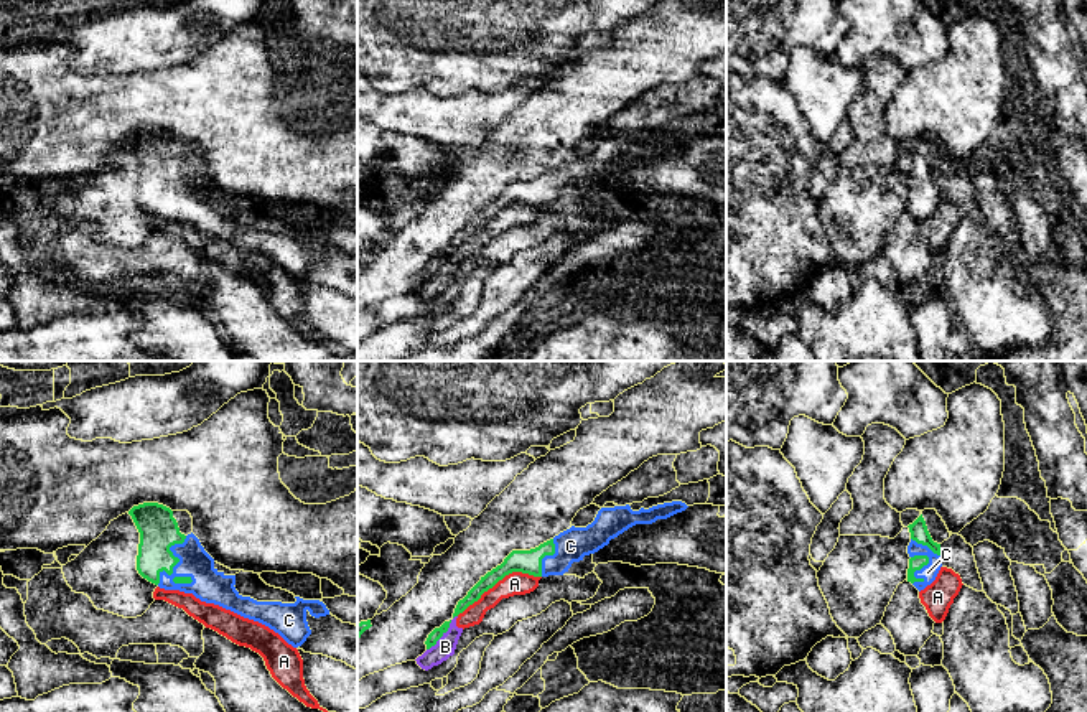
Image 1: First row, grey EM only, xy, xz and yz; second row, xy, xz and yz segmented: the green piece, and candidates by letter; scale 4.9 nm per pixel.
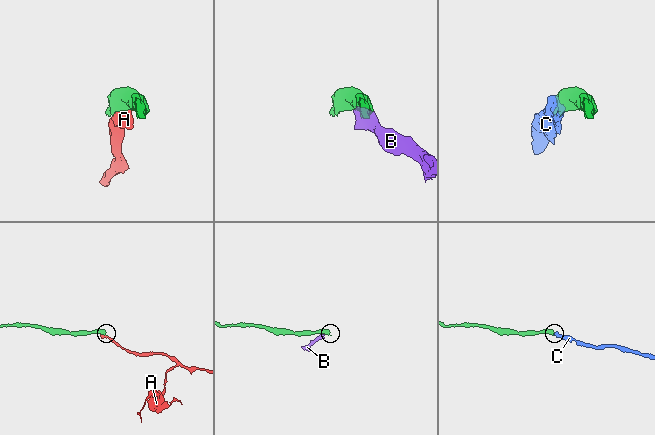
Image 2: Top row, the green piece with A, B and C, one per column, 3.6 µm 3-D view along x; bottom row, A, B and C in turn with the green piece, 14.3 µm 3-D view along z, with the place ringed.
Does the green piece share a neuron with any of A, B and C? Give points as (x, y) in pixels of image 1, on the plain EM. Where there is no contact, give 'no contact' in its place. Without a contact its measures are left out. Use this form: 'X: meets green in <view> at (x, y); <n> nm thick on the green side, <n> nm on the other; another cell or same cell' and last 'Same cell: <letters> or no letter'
A: meets green in xz at (498, 211); 110 nm thick on the green side, 110 nm on the other; another cell
B: meets green in xz at (445, 262); 60 nm thick on the green side, 100 nm on the other; another cell
C: meets green in xy at (178, 192); 190 nm thick on the green side, 160 nm on the other; same cell
Same cell: C

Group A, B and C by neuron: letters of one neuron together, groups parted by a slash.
A B / C

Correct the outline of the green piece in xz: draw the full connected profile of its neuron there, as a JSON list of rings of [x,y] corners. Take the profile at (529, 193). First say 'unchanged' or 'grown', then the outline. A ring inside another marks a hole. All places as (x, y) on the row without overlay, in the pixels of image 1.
grown; [[[682,132],[664,134],[649,140],[641,138],[639,142],[632,142],[629,135],[601,138],[595,152],[586,158],[571,157],[535,180],[512,181],[501,196],[481,208],[468,226],[458,232],[453,249],[512,203],[534,208],[563,206],[573,193],[580,193],[585,186],[598,183],[629,158],[667,150],[687,138]]]

